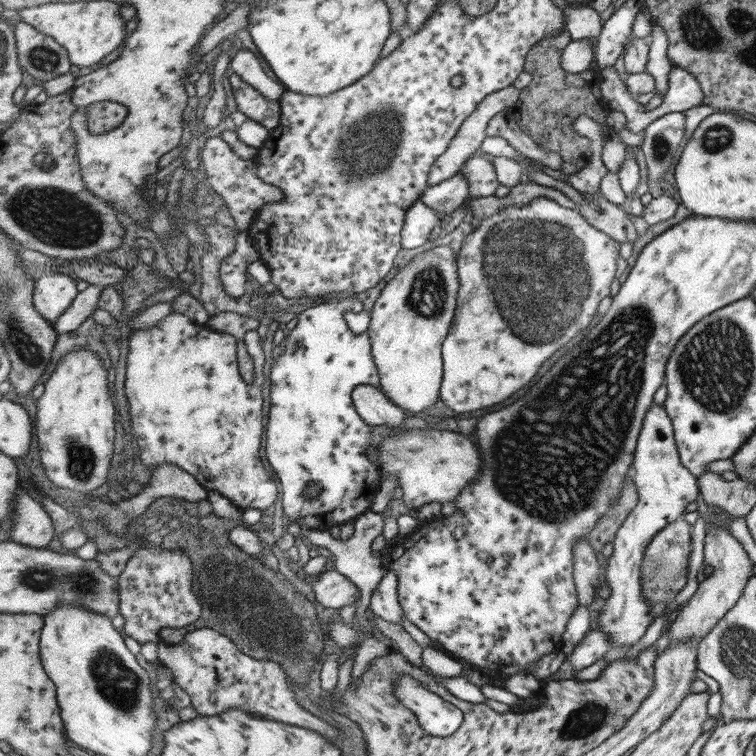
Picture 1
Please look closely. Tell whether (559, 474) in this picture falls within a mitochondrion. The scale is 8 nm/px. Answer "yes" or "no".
yes

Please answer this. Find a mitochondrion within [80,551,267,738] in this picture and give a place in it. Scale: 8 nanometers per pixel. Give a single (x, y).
(116, 683)

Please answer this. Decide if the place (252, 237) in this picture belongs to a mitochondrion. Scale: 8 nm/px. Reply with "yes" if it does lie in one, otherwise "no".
no

